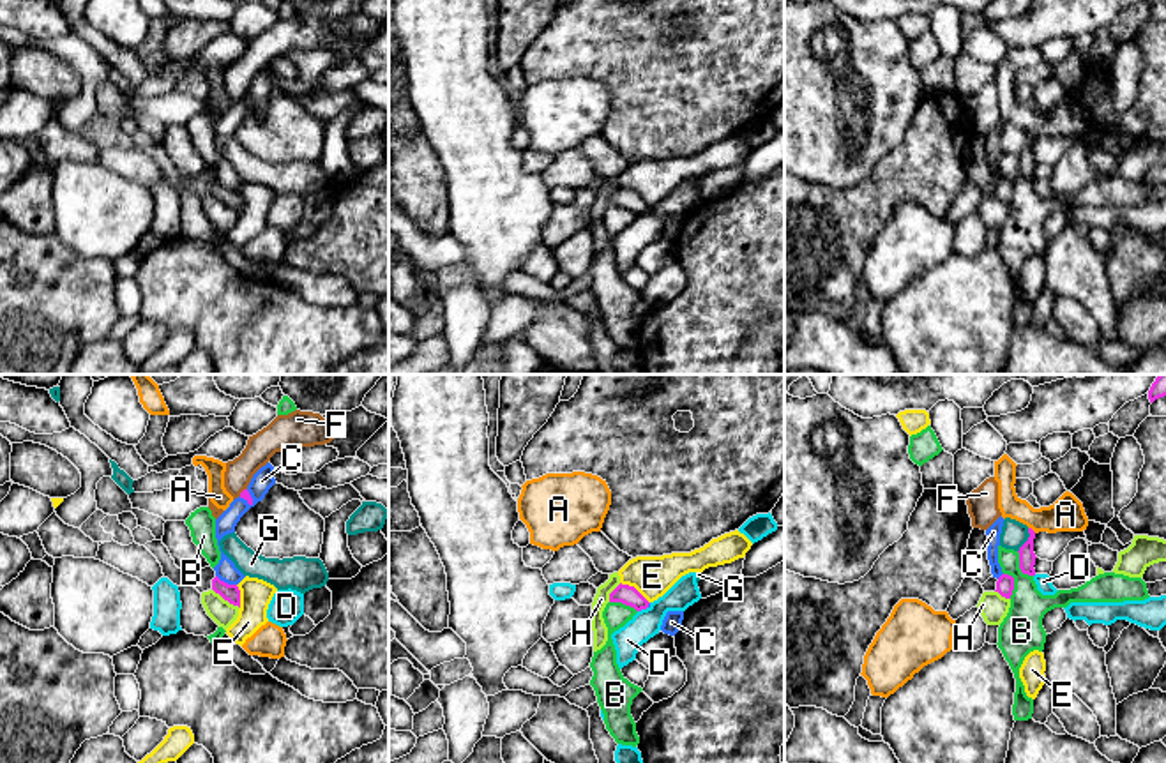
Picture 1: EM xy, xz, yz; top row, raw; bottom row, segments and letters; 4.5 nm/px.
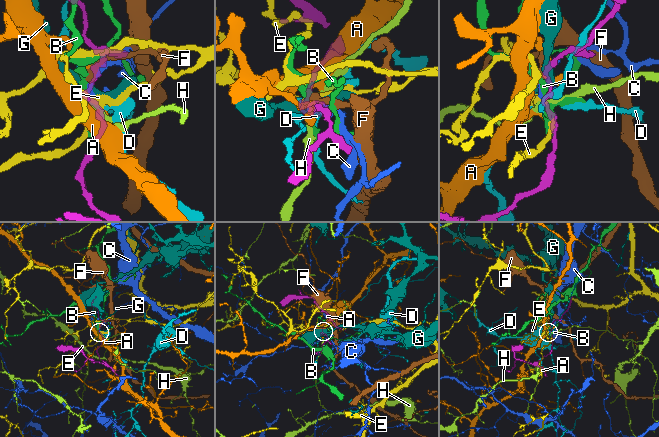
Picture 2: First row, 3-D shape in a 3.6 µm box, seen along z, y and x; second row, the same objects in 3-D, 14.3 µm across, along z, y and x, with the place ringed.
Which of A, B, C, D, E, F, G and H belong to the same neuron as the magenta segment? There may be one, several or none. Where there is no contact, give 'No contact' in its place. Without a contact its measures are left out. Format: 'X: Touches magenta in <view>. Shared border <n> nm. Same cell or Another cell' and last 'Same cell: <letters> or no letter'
A: Touches magenta in yz. Shared border 50 nm. Another cell
B: Touches magenta in yz. Shared border 140 nm. Another cell
C: Touches magenta in xy. Shared border 110 nm. Another cell
D: Touches magenta in xz. Shared border 50 nm. Another cell
E: Touches magenta in xz. Shared border 170 nm. Another cell
F: Touches magenta in xy. Shared border 50 nm. Another cell
G: Touches magenta in yz. Shared border 120 nm. Another cell
H: Touches magenta in xy. Shared border 160 nm. Another cell
Same cell: no letter

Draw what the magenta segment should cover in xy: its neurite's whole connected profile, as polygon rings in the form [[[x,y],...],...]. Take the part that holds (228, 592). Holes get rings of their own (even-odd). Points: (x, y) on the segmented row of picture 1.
[[[217,576],[212,579],[212,590],[219,593],[224,601],[240,608],[240,590],[237,585],[228,585]]]

